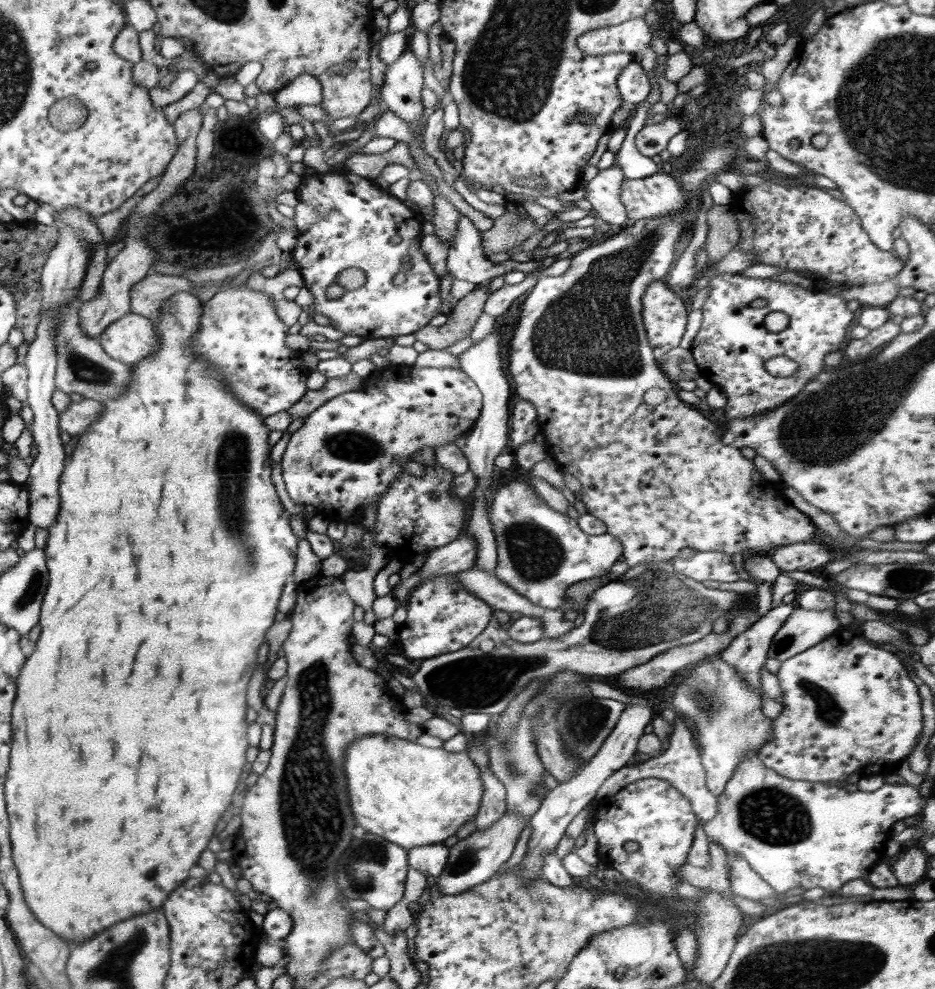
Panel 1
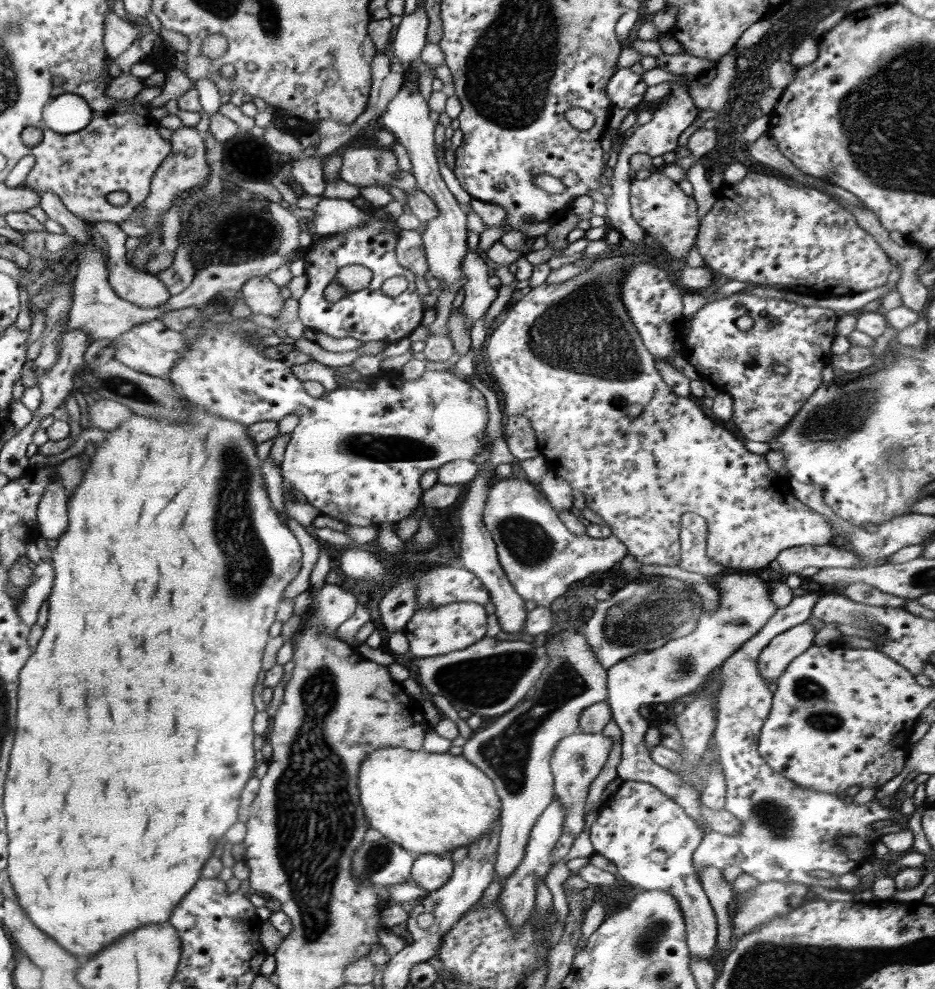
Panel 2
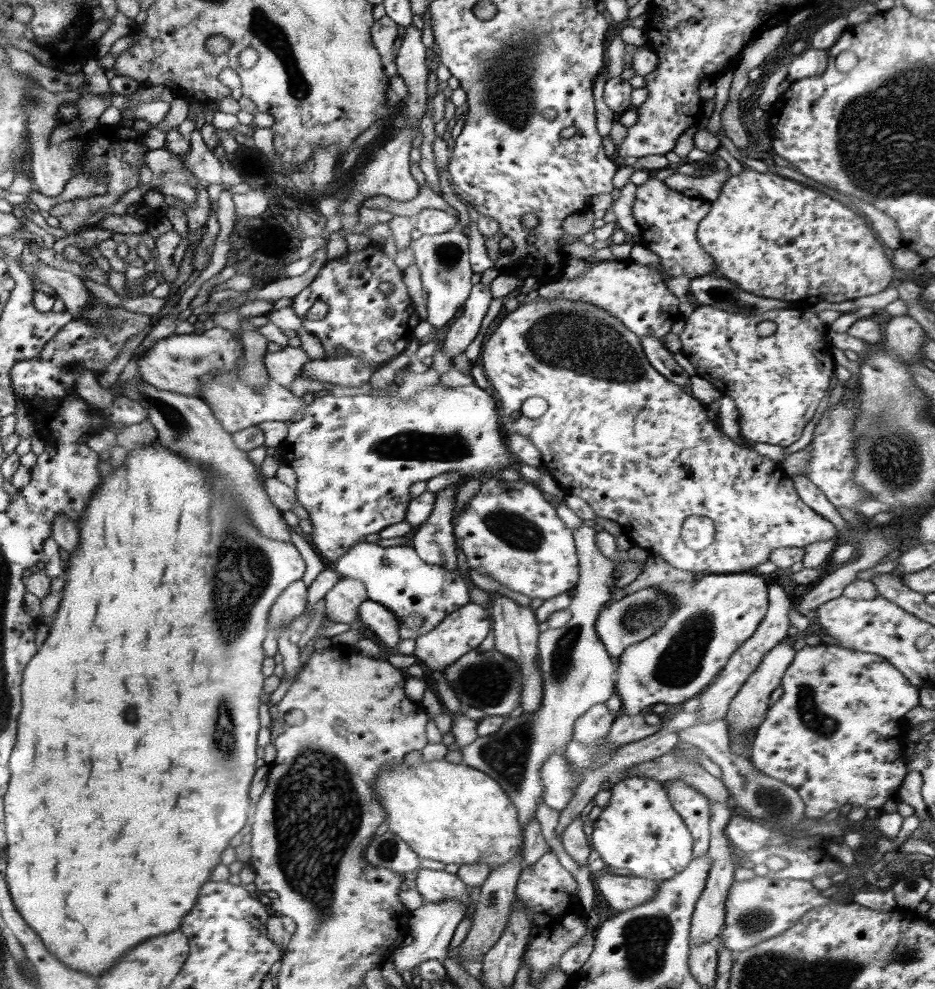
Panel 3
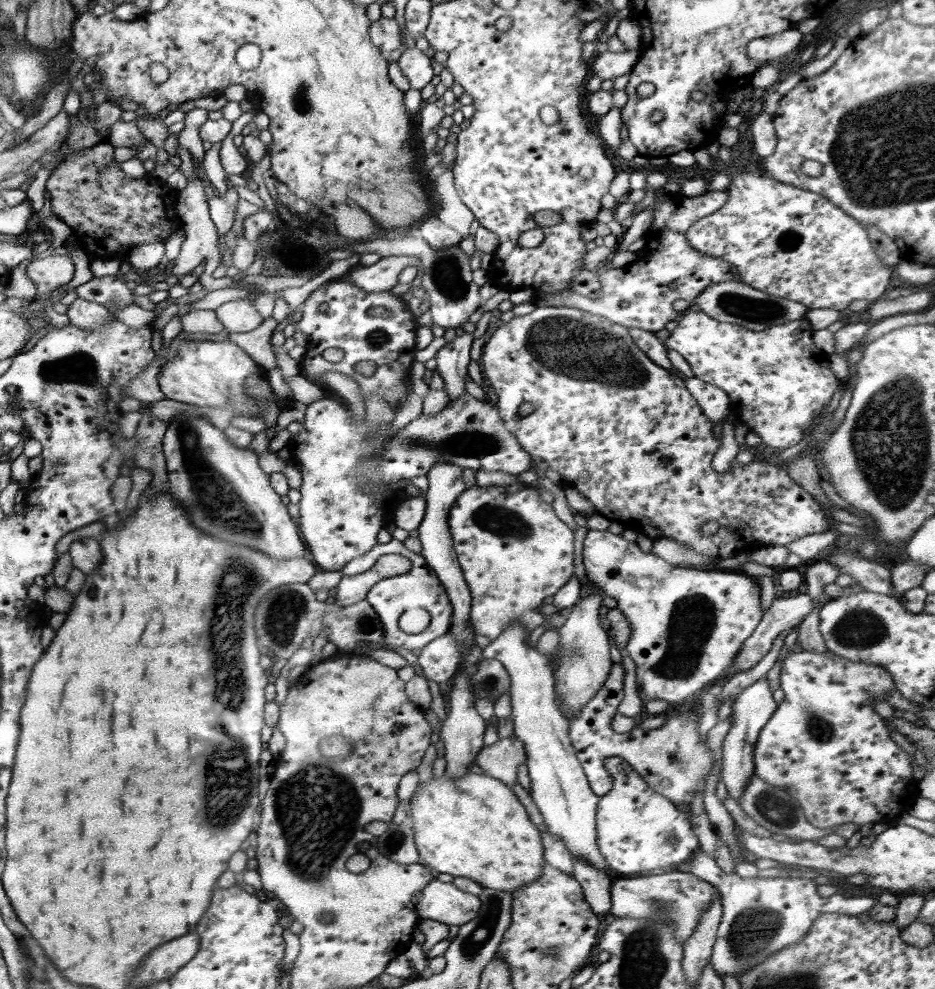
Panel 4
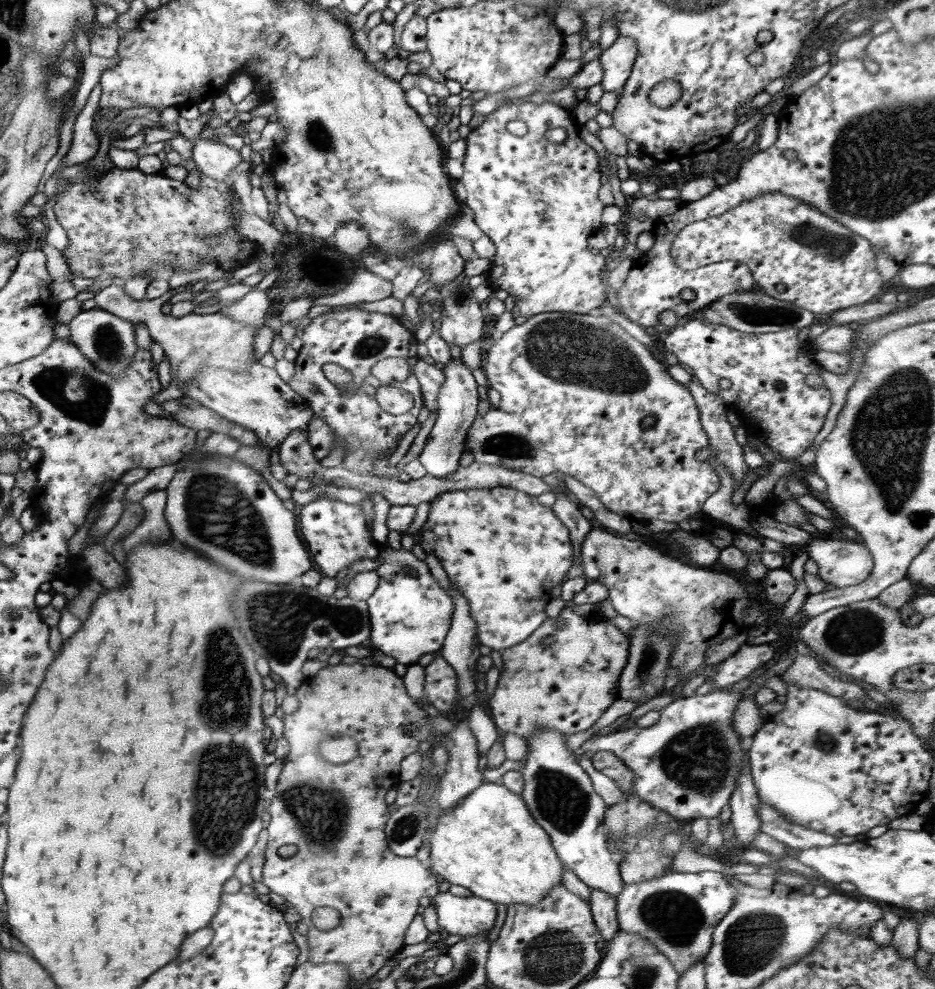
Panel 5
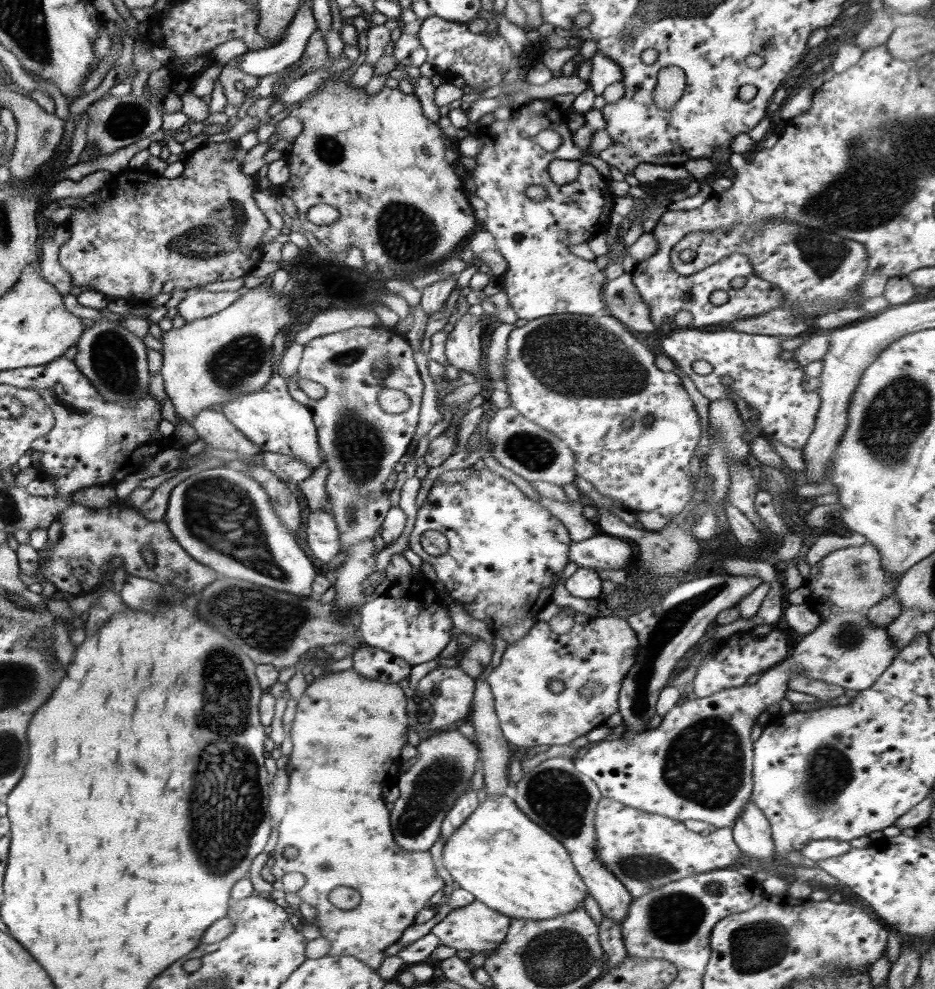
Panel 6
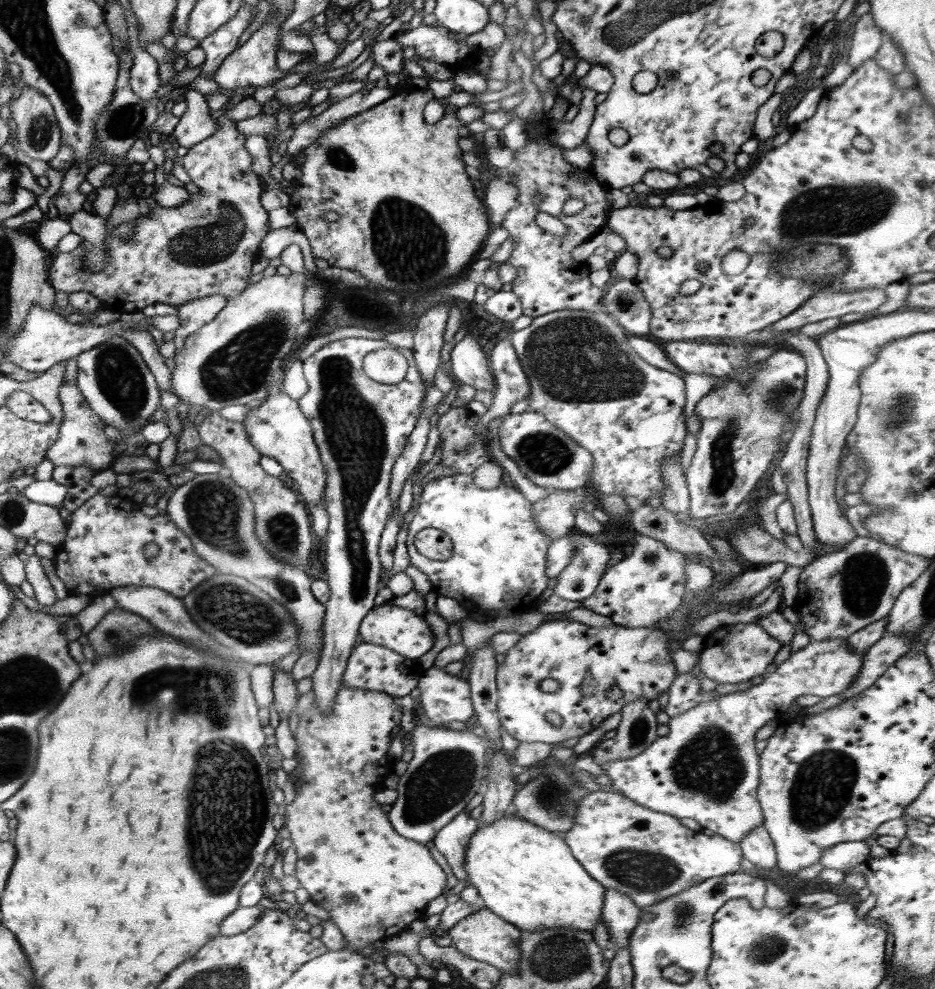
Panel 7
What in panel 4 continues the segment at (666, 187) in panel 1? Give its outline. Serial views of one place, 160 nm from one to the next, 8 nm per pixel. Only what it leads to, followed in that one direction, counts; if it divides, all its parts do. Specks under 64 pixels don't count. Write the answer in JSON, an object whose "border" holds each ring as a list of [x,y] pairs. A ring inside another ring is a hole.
{"border":[[[706,192],[695,198],[672,193],[664,201],[656,201],[652,209],[652,225],[644,240],[646,247],[641,255],[625,267],[604,268],[598,271],[601,293],[597,300],[582,296],[573,290],[560,294],[549,294],[546,302],[550,306],[570,307],[574,313],[588,312],[621,324],[626,328],[642,328],[648,332],[658,332],[671,320],[678,320],[680,313],[673,308],[677,300],[694,304],[698,295],[711,284],[737,280],[738,271],[722,258],[708,256],[687,245],[686,232],[700,218],[713,214],[728,201],[726,192]],[[670,284],[676,284],[671,288]]]}

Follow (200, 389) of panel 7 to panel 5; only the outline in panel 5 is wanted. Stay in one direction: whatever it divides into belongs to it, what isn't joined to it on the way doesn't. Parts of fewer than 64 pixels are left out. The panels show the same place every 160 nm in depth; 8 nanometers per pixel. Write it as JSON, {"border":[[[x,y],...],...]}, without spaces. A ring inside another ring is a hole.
{"border":[[[115,282],[95,293],[94,300],[98,309],[114,314],[127,322],[136,325],[144,323],[149,328],[151,339],[158,342],[167,356],[172,374],[177,378],[178,388],[183,392],[187,390],[189,380],[196,376],[205,364],[216,368],[227,368],[230,372],[245,372],[249,364],[256,361],[253,344],[259,331],[257,328],[247,327],[241,322],[228,318],[226,314],[216,310],[189,311],[186,316],[174,318],[161,312],[161,307],[168,302],[174,294],[174,289],[169,289],[154,300],[134,300],[122,287],[122,283]]]}

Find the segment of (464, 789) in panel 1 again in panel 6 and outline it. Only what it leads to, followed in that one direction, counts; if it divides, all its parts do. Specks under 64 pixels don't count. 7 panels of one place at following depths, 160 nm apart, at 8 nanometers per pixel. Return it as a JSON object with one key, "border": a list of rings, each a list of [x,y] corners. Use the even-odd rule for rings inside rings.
{"border":[[[486,795],[486,799],[478,805],[478,808],[476,808],[474,812],[472,812],[468,817],[468,820],[466,820],[466,822],[462,824],[452,836],[447,838],[446,845],[444,845],[442,851],[442,862],[444,868],[446,868],[452,876],[456,886],[471,892],[476,900],[479,900],[482,904],[492,908],[492,910],[498,911],[504,916],[509,916],[511,919],[524,918],[526,920],[544,920],[548,918],[556,918],[562,914],[569,914],[569,912],[583,906],[585,896],[587,895],[587,892],[589,892],[588,887],[580,878],[566,847],[559,840],[556,840],[555,836],[546,832],[546,830],[544,830],[539,824],[530,820],[528,816],[518,808],[515,800],[508,798],[505,795]]]}

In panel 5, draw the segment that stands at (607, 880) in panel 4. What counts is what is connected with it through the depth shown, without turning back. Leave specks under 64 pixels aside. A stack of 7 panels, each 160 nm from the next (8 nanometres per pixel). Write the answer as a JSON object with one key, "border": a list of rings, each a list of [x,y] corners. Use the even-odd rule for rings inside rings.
{"border":[[[597,888],[589,889],[591,890],[589,905],[591,906],[594,924],[600,930],[601,938],[610,941],[619,930],[616,899]]]}

